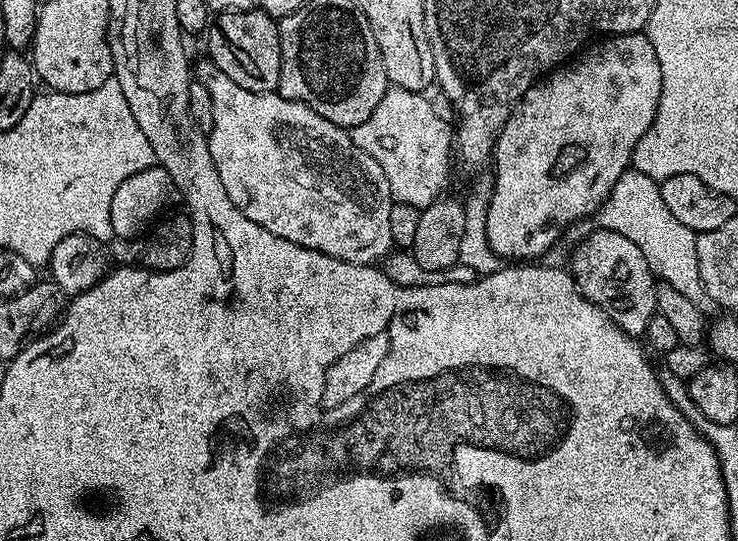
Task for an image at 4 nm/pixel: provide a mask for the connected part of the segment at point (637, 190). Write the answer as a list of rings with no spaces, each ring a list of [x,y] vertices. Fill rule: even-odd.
[[[635,170],[624,172],[622,178],[618,178],[614,190],[610,190],[604,205],[594,213],[595,220],[597,229],[630,238],[630,242],[642,250],[642,258],[646,258],[657,281],[674,286],[674,290],[690,298],[690,302],[694,302],[700,312],[712,314],[717,311],[718,301],[710,298],[698,270],[697,233],[682,226],[682,222],[670,214],[659,183],[654,178]]]

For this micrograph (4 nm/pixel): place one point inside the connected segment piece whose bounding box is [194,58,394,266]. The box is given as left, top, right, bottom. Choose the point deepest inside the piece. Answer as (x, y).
(295, 173)

